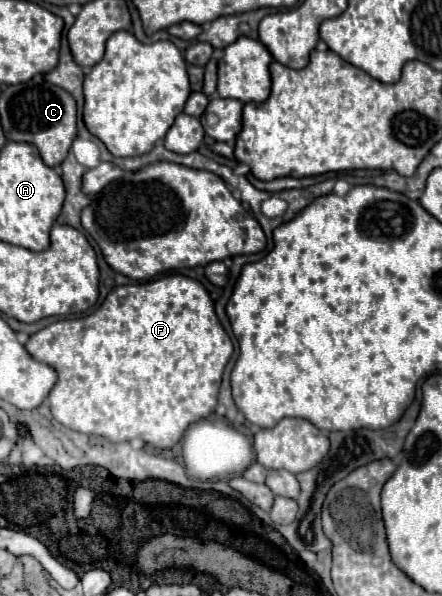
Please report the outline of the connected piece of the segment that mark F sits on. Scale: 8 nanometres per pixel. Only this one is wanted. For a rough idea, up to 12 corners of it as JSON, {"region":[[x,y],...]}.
{"region":[[199,281],[131,283],[25,347],[51,413],[171,449],[231,337]]}

